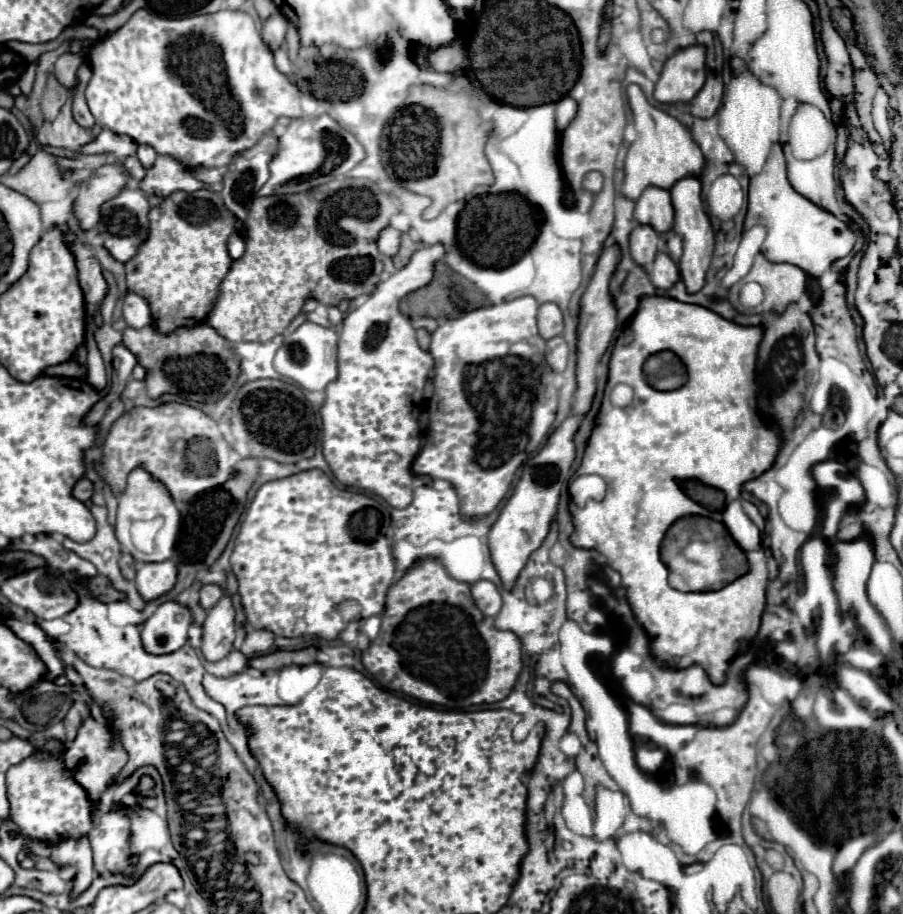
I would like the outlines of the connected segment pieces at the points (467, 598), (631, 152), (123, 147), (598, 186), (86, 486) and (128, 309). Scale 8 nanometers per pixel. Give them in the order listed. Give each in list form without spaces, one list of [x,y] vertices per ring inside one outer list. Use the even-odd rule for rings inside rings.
[[[440,560],[408,570],[390,588],[382,630],[362,654],[362,662],[382,688],[446,710],[504,700],[522,670],[518,636],[492,628],[476,608],[470,586],[450,578]]]
[[[630,84],[626,94],[628,94],[632,114],[634,114],[638,138],[628,148],[626,166],[624,166],[626,178],[622,184],[622,194],[630,200],[636,200],[648,186],[670,188],[680,178],[686,178],[690,174],[698,176],[704,168],[704,154],[698,148],[698,144],[692,140],[690,130],[682,122],[678,122],[674,116],[654,108],[646,100],[646,96],[638,84]]]
[[[104,130],[102,134],[98,134],[98,138],[94,142],[90,142],[88,146],[84,146],[84,154],[110,154],[116,160],[122,160],[126,156],[134,156],[138,150],[138,144],[130,138],[130,136],[118,136],[112,130]]]
[[[588,172],[588,174],[584,176],[584,188],[586,188],[588,192],[592,192],[592,194],[600,192],[600,190],[602,190],[602,174],[600,174],[600,172]]]
[[[82,478],[76,486],[74,486],[74,496],[82,502],[88,502],[92,498],[92,492],[94,492],[94,484],[88,480],[88,478]]]
[[[128,292],[124,296],[124,320],[130,328],[144,328],[150,326],[152,316],[150,316],[150,308],[148,302],[144,298],[140,298],[134,292]]]

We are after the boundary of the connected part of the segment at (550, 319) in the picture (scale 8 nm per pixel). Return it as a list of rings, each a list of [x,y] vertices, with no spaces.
[[[540,304],[538,308],[538,334],[544,340],[560,336],[564,330],[562,314],[556,304]]]

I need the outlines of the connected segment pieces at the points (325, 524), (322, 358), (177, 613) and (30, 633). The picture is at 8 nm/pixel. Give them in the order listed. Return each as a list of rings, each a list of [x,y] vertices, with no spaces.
[[[304,470],[260,486],[246,512],[230,556],[252,628],[268,628],[276,636],[286,638],[314,634],[324,640],[336,640],[346,624],[334,610],[334,602],[358,600],[362,604],[362,618],[382,612],[384,594],[394,580],[396,564],[392,558],[392,540],[384,534],[380,536],[382,512],[370,502],[372,498],[366,494],[330,484],[330,478],[322,470]]]
[[[304,322],[296,332],[288,334],[286,342],[280,346],[274,358],[274,368],[278,374],[292,378],[296,384],[300,384],[304,390],[318,390],[324,392],[330,382],[336,380],[336,344],[338,334],[332,328],[324,328],[312,322]]]
[[[164,602],[140,626],[142,644],[150,654],[168,654],[188,642],[188,626],[192,622],[190,608],[178,602]]]
[[[8,618],[6,624],[16,632],[18,638],[22,638],[24,642],[32,644],[34,650],[38,652],[38,656],[42,658],[42,662],[48,666],[48,672],[44,676],[44,680],[54,680],[56,676],[64,674],[64,666],[60,662],[60,658],[56,656],[56,650],[52,648],[46,632],[36,626],[36,624],[30,624],[26,620],[18,620],[18,618]]]

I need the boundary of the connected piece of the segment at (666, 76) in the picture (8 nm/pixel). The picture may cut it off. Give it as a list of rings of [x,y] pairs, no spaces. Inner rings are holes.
[[[700,44],[682,48],[672,54],[664,64],[660,80],[656,82],[654,98],[664,104],[690,102],[698,94],[700,86],[704,86],[704,58],[706,48]]]

